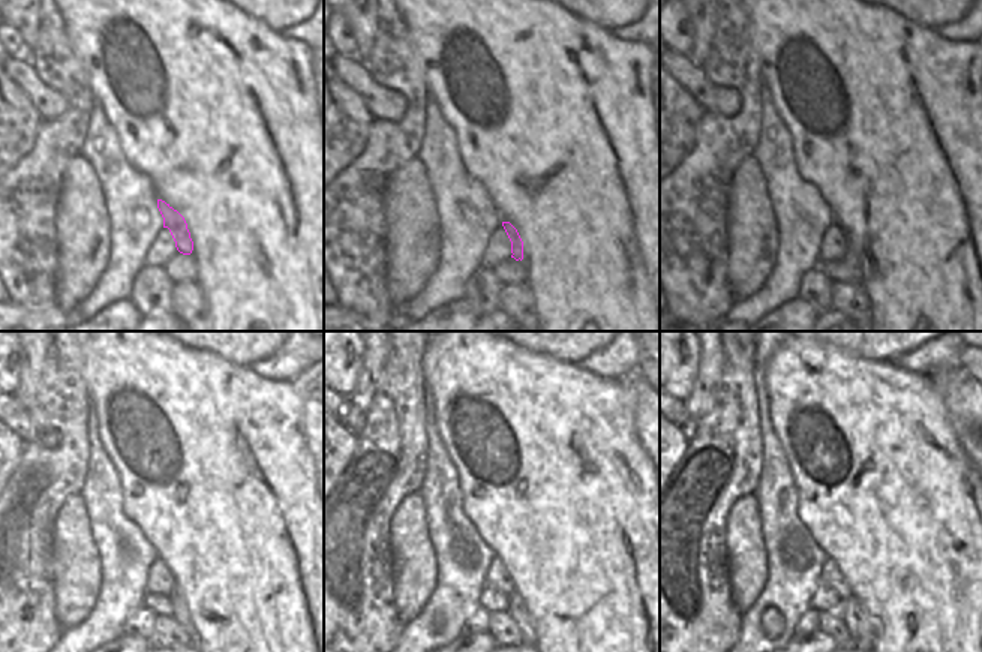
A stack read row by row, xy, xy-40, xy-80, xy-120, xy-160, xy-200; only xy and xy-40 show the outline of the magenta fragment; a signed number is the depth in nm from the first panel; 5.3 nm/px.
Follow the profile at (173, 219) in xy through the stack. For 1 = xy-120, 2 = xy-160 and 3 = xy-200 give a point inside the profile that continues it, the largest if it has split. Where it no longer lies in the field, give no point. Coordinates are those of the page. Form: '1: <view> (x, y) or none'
1: xy-120 (180, 612)
2: xy-160 (516, 607)
3: xy-200 (862, 630)

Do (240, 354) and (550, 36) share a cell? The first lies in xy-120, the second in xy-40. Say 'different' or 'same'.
different

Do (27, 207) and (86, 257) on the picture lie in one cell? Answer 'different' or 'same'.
different

